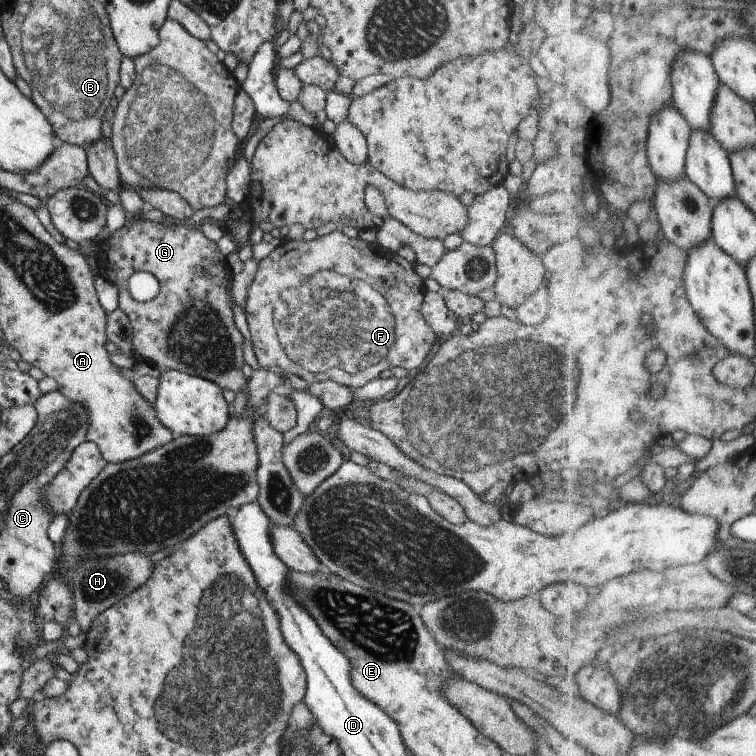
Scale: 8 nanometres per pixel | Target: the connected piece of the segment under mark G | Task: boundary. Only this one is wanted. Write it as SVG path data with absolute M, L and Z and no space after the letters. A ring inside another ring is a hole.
M128 215L127 221L123 224L119 230L110 234L103 244L99 246L99 253L97 254L97 263L99 267L99 272L101 277L111 281L115 284L118 290L118 308L127 316L129 320L129 325L131 328L131 349L134 358L138 361L147 362L153 367L159 370L159 373L166 372L167 370L177 370L181 373L186 373L195 377L200 377L214 384L217 384L222 391L230 391L235 394L237 392L243 392L246 387L247 379L243 376L241 372L242 364L244 360L242 359L242 336L239 330L235 328L233 322L233 312L231 310L232 297L230 296L230 290L227 289L230 280L230 274L225 266L224 258L219 254L216 242L212 242L203 236L199 226L184 226L178 223L164 226L162 223L148 222L143 220L143 218L137 218L137 220L128 221L132 215ZM136 271L146 271L151 274L158 283L158 294L152 300L146 301L145 303L139 303L133 300L131 296L126 292L126 281L129 276Z

